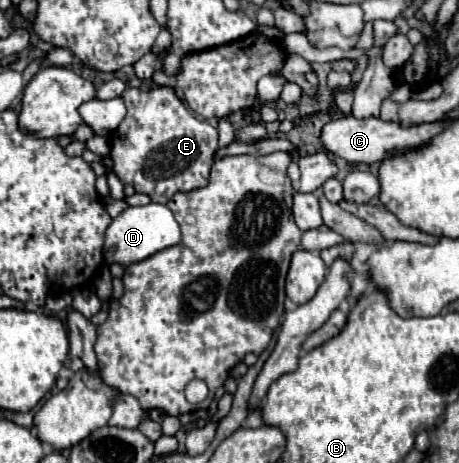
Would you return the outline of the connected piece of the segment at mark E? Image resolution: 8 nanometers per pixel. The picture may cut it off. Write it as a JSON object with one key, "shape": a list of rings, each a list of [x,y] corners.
{"shape":[[[126,88],[122,100],[128,110],[126,118],[108,136],[114,174],[160,204],[166,204],[176,192],[204,188],[218,150],[218,130],[198,120],[172,88]]]}

